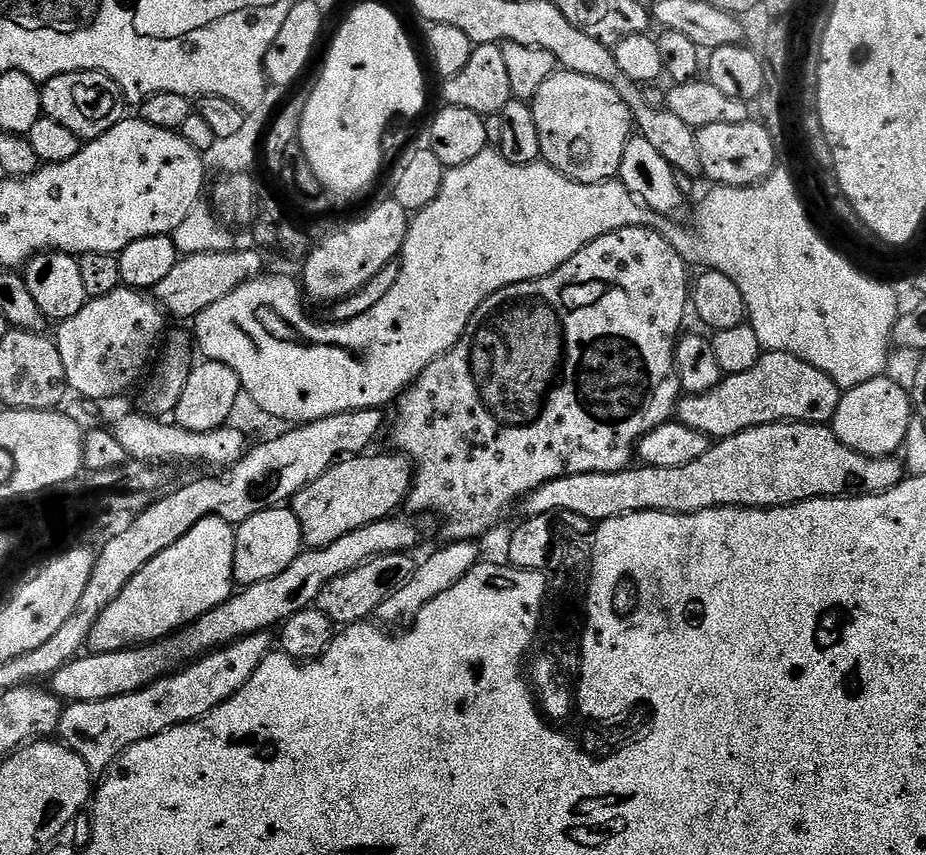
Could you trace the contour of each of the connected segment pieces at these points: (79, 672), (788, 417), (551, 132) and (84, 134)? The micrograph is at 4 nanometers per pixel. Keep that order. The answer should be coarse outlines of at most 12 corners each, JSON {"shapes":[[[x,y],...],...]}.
{"shapes":[[[389,516],[301,551],[274,578],[163,640],[81,655],[50,677],[61,701],[149,688],[227,644],[313,607],[327,582],[407,553]],[[764,352],[674,416],[719,442],[763,424],[828,424],[842,389]],[[558,70],[530,107],[543,163],[597,184],[634,134],[606,82]],[[101,72],[43,81],[43,115],[82,142],[126,116]]]}

